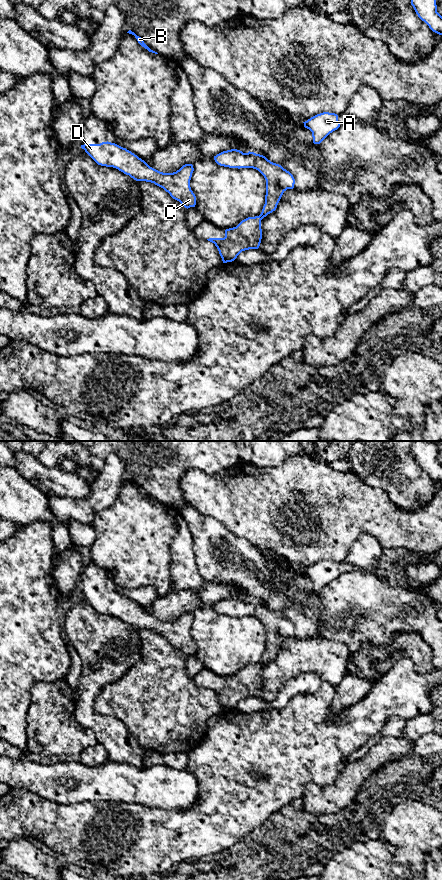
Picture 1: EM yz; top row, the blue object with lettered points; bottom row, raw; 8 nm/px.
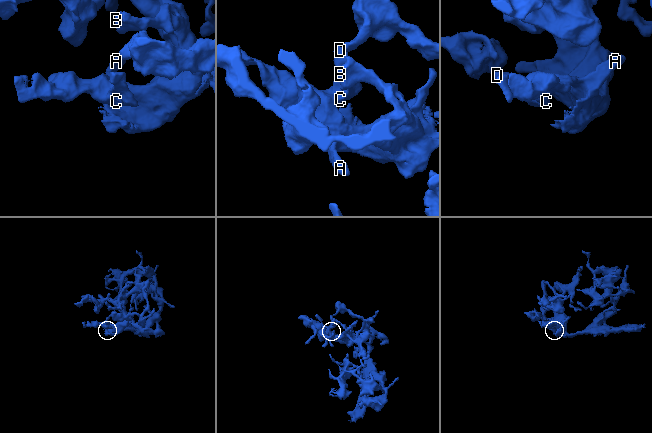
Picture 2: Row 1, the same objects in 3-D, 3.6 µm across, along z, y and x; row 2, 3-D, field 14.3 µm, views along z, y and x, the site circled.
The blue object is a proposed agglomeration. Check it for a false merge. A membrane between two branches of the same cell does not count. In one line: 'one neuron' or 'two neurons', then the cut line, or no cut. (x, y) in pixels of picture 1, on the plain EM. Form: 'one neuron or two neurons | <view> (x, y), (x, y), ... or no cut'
one neuron | no cut

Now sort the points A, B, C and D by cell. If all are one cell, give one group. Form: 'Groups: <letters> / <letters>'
Groups: A B C D

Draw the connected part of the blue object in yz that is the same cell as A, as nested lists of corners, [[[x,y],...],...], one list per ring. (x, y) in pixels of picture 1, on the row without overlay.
[[[323,560],[303,570],[304,575],[312,580],[313,591],[320,592],[330,581],[340,575],[338,563]]]

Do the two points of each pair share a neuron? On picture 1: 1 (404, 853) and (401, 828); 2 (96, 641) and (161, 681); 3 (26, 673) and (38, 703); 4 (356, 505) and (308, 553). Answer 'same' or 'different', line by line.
1: same
2: different
3: different
4: same

